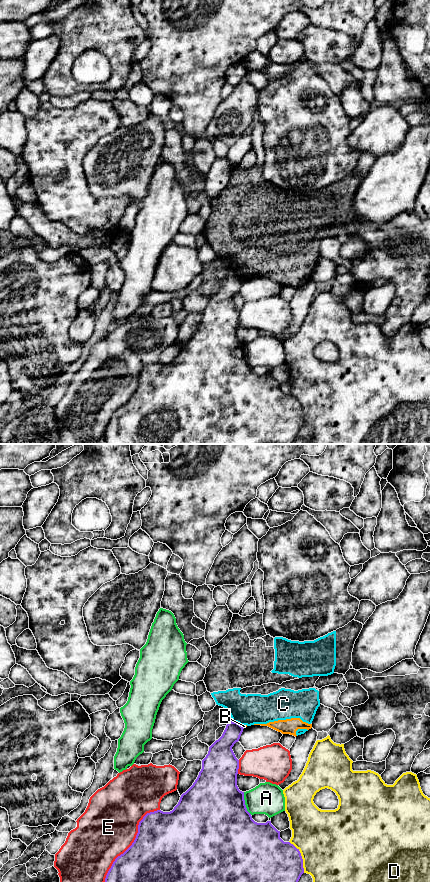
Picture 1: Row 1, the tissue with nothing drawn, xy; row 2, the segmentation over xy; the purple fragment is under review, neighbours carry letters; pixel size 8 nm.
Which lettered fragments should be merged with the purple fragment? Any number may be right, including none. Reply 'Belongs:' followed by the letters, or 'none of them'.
Belongs: none of them

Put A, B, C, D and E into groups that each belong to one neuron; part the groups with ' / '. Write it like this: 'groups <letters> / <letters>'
groups A / B C / D / E

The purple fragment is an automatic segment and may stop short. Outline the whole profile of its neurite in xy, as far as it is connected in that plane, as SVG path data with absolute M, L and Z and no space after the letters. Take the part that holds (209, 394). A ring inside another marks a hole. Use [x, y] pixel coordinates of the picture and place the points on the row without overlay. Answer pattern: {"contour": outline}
{"contour": "M229 274L222 288L210 299L208 306L202 312L202 321L193 337L181 347L178 356L170 364L157 362L147 365L139 374L138 385L132 397L120 408L118 408L109 421L105 434L105 444L292 444L298 436L301 427L304 425L303 411L299 401L290 394L284 394L271 373L257 375L247 363L244 344L237 338L237 326L239 312L236 310L232 299L239 293L243 279L237 274Z"}

